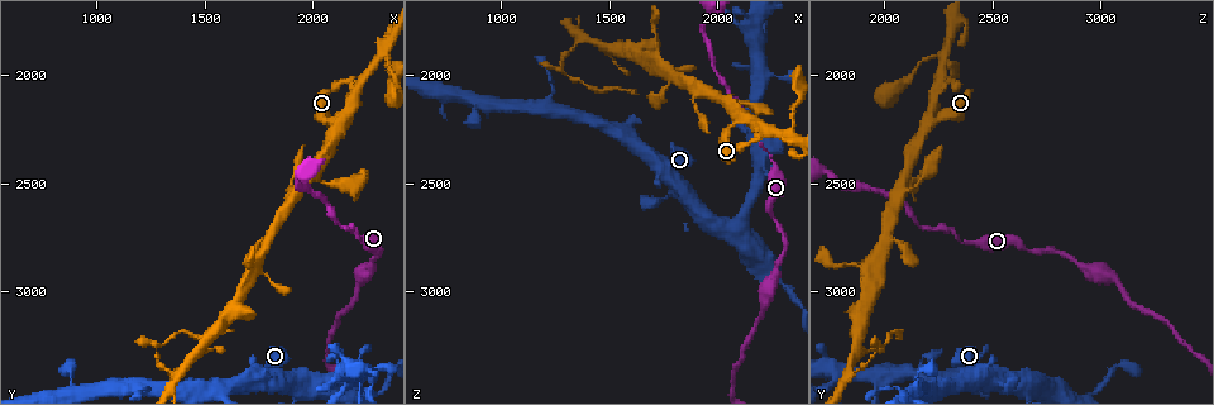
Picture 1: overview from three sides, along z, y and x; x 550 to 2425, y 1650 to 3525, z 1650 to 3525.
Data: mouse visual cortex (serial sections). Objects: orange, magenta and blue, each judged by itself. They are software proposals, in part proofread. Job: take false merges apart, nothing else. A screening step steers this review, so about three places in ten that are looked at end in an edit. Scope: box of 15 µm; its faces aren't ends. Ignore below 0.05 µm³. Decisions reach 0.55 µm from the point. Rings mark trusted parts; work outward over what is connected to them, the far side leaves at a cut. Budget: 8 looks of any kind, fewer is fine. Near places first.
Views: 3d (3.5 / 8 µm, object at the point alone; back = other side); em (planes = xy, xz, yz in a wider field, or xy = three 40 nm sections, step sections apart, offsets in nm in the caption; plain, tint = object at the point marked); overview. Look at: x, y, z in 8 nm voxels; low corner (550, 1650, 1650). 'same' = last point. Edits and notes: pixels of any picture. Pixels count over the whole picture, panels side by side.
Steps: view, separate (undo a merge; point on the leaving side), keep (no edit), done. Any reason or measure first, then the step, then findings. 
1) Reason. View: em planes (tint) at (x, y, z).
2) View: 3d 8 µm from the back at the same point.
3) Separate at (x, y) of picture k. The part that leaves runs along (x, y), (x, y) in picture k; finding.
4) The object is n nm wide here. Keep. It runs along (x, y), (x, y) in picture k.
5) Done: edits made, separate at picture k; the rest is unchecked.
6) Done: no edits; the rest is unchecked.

Calibre changes. View: 3d 3.5 µm at (2250, 2760, 2400).

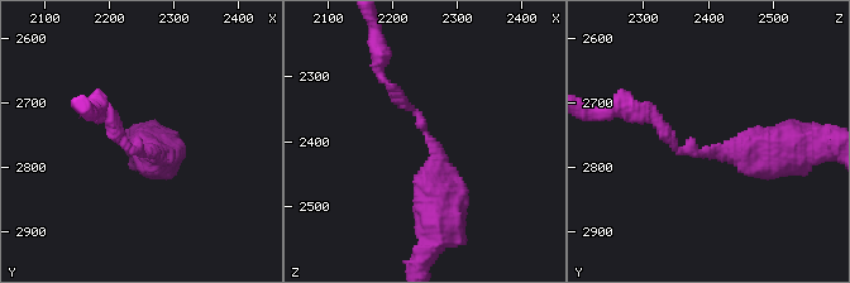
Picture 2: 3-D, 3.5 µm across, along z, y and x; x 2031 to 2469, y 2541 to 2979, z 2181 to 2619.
View: em xy step 3 (tint) at (2255, 2775, 2395).

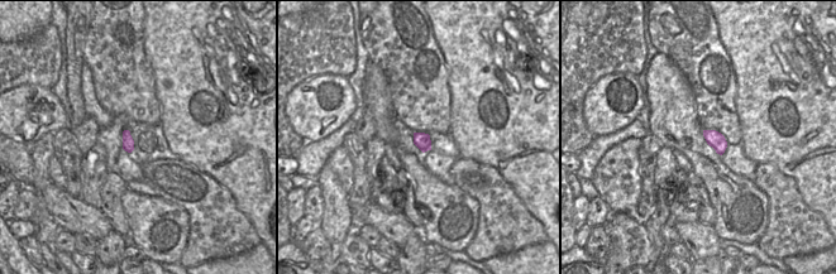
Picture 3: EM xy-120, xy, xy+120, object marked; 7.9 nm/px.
Another direction. View: em planes (tint) at the same point.

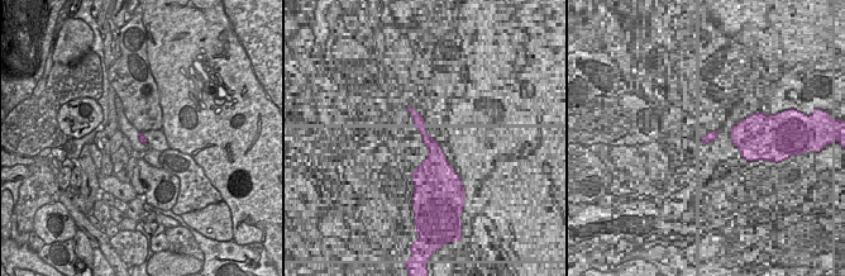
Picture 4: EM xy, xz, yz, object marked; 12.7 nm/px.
The object is 90 nm wide here. Keep. It runs along (437, 220), (437, 145), (386, 81) in picture 2; all the same cell.

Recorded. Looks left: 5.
Thin neck. View: 3d 8 µm at (2110, 3300, 2180).

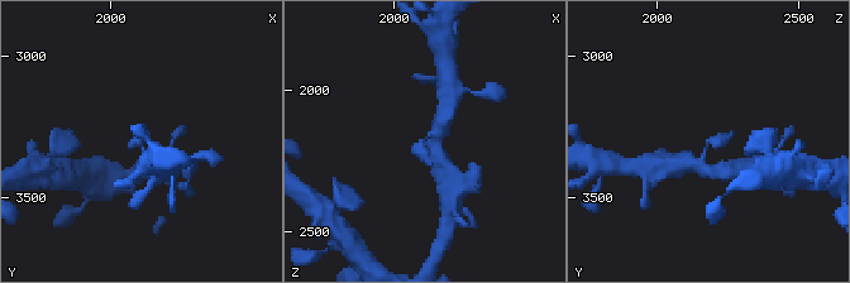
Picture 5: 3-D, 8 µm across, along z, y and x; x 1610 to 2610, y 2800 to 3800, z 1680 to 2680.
View: em xy step 3 (tint) at (2100, 3310, 2170).

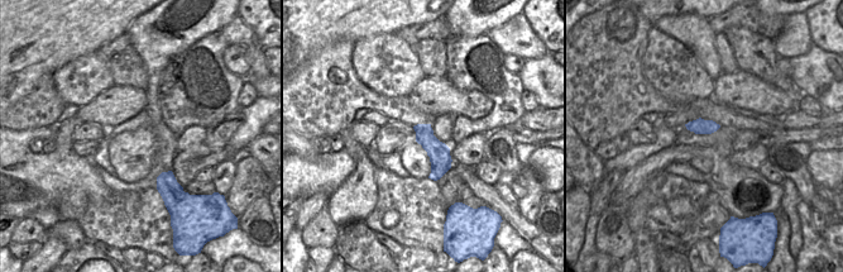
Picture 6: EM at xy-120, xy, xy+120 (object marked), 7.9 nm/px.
Keep. It runs along (706, 171), (701, 157), (708, 142), (734, 132) in picture 5; all the same cell.

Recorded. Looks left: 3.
View: 3d 3.5 µm at (2330, 1900, 2260).

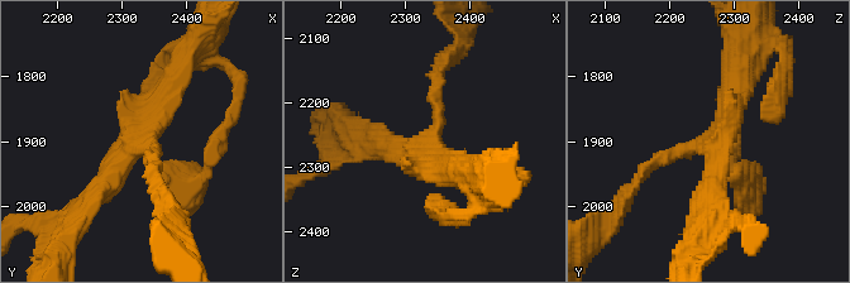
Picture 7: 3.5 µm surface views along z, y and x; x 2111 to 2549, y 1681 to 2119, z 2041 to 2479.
View: em xy step 2 (tint) at (2320, 1910, 2265).

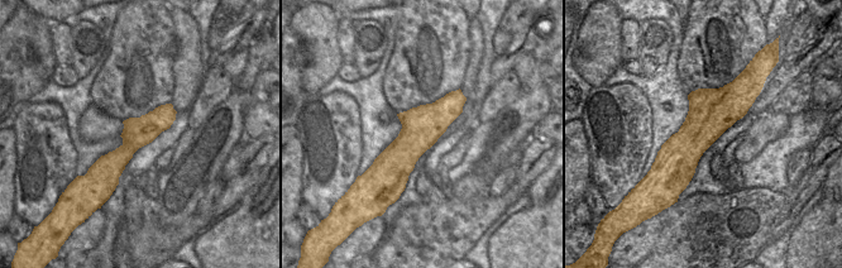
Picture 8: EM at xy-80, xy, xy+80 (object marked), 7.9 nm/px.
View: em xy step 1 (tint) at the same point.

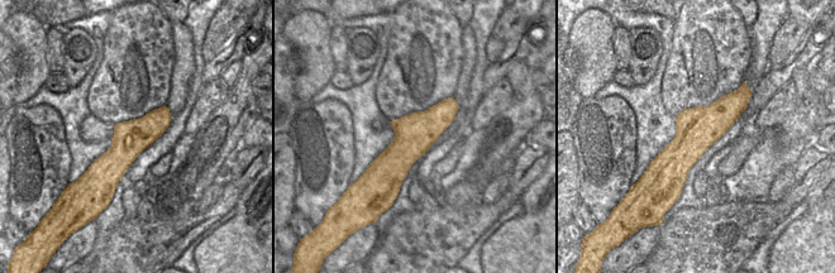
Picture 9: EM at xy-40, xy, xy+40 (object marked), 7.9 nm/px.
Keep. It runs along (747, 95), (657, 177), (647, 180) in picture 9; all the same cell.

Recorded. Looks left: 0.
Done: no edits; the rest is unchecked.

